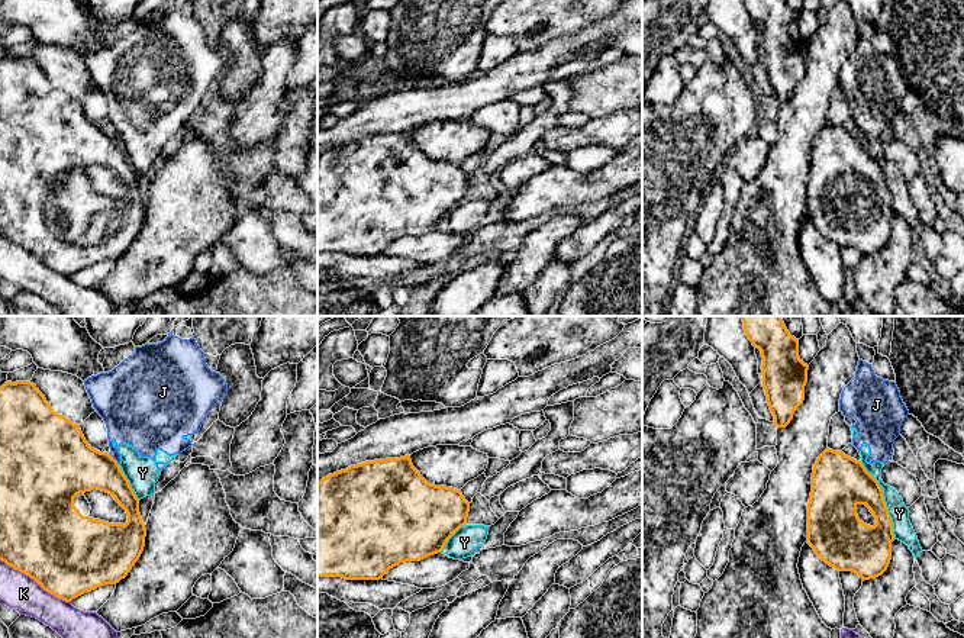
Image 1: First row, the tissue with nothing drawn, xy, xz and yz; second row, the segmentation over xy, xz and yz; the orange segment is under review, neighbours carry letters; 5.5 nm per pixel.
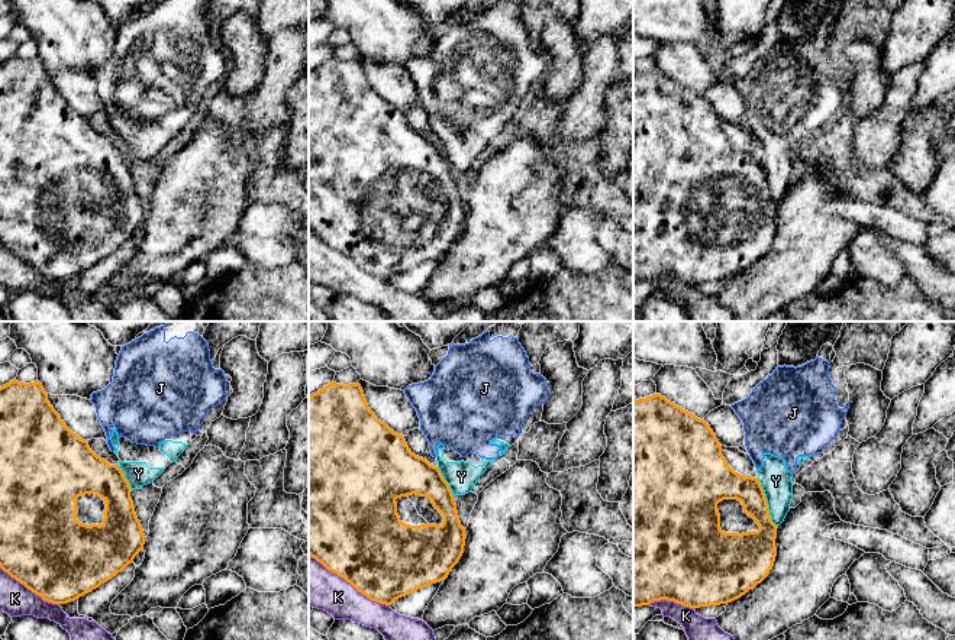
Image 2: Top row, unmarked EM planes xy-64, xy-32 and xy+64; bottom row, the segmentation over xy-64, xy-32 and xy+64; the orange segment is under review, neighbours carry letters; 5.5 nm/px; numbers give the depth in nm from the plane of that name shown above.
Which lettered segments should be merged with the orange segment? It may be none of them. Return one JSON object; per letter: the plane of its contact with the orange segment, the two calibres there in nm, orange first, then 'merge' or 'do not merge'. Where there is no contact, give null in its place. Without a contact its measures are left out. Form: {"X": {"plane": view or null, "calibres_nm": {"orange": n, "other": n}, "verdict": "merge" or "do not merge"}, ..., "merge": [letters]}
{"J": {"plane": "xy", "calibres_nm": {"orange": 320, "other": 280}, "verdict": "do not merge"}, "K": {"plane": "xy", "calibres_nm": {"orange": 480, "other": 200}, "verdict": "do not merge"}, "Y": {"plane": "yz", "calibres_nm": {"orange": 300, "other": 110}, "verdict": "do not merge"}, "merge": []}

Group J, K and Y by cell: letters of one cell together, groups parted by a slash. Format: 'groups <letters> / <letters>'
groups J Y / K

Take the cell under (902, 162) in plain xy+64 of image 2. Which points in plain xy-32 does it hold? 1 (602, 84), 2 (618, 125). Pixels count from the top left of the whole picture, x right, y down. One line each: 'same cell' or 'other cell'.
1: other cell
2: same cell

